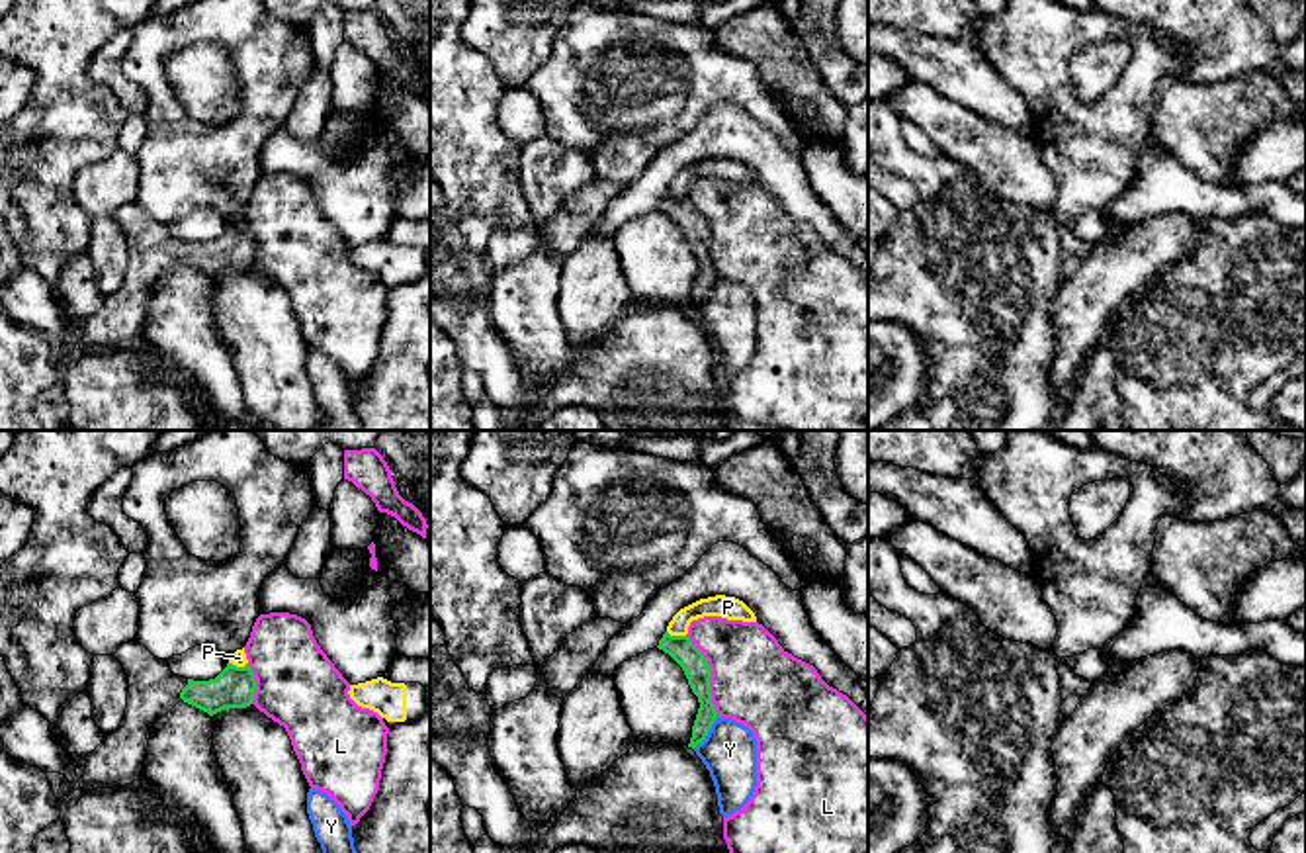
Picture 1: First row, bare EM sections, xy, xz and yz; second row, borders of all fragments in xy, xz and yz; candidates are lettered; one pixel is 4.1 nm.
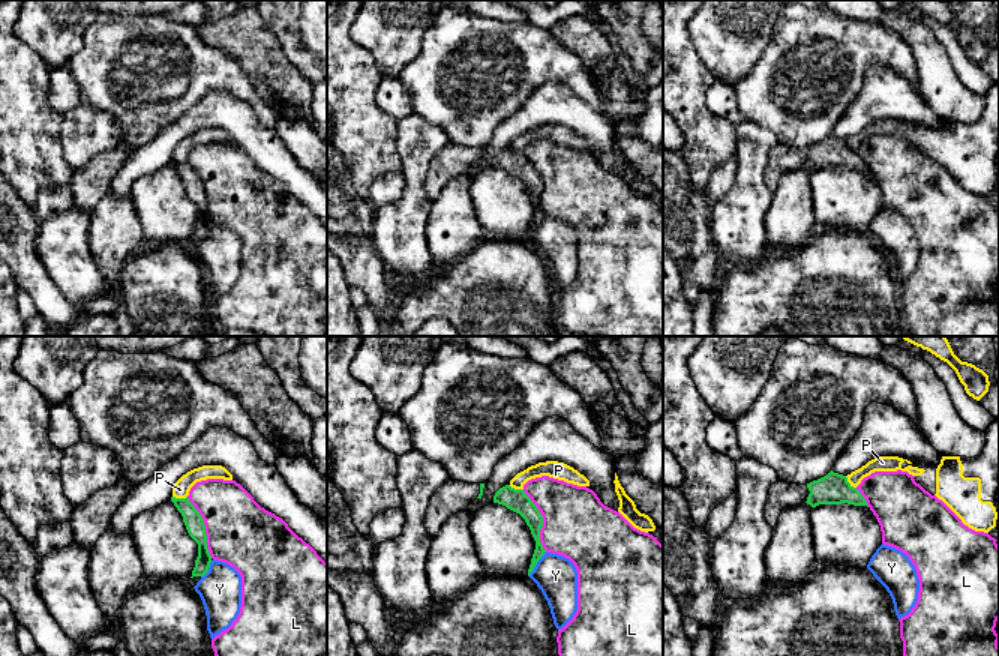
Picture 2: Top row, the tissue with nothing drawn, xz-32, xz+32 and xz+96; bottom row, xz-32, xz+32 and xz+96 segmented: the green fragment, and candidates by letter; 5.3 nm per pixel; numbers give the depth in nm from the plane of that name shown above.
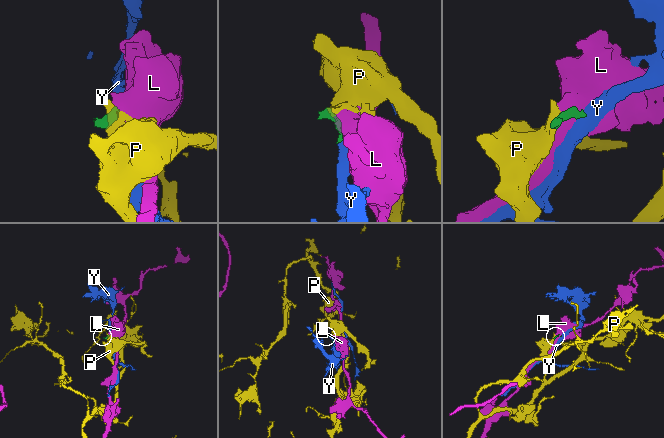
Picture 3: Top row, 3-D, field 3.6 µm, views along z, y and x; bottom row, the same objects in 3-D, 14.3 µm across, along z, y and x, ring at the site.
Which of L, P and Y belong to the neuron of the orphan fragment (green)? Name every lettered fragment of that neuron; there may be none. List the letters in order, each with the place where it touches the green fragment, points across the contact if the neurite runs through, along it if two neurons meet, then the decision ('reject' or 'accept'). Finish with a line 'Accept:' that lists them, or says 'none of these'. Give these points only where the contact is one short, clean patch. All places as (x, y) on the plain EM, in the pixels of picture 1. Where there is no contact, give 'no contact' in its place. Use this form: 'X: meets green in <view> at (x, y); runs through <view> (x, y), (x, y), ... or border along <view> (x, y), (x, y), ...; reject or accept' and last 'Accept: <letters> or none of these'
L: meets green in xz at (710, 237); border along xz (687, 196), (710, 231), (710, 263), (718, 276); reject
P: meets green in xy at (239, 229); border along xy (229, 224), (237, 227), (247, 225); reject
Y: meets green in xz at (706, 296); border along xz (718, 278), (708, 296), (693, 310); reject
Accept: none of these

